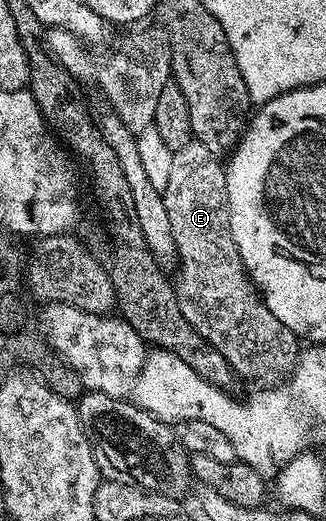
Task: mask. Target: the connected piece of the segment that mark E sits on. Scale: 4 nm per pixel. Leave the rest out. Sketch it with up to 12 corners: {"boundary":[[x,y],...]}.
{"boundary":[[195,142],[162,189],[176,301],[237,374],[295,369],[230,234],[228,173]]}

